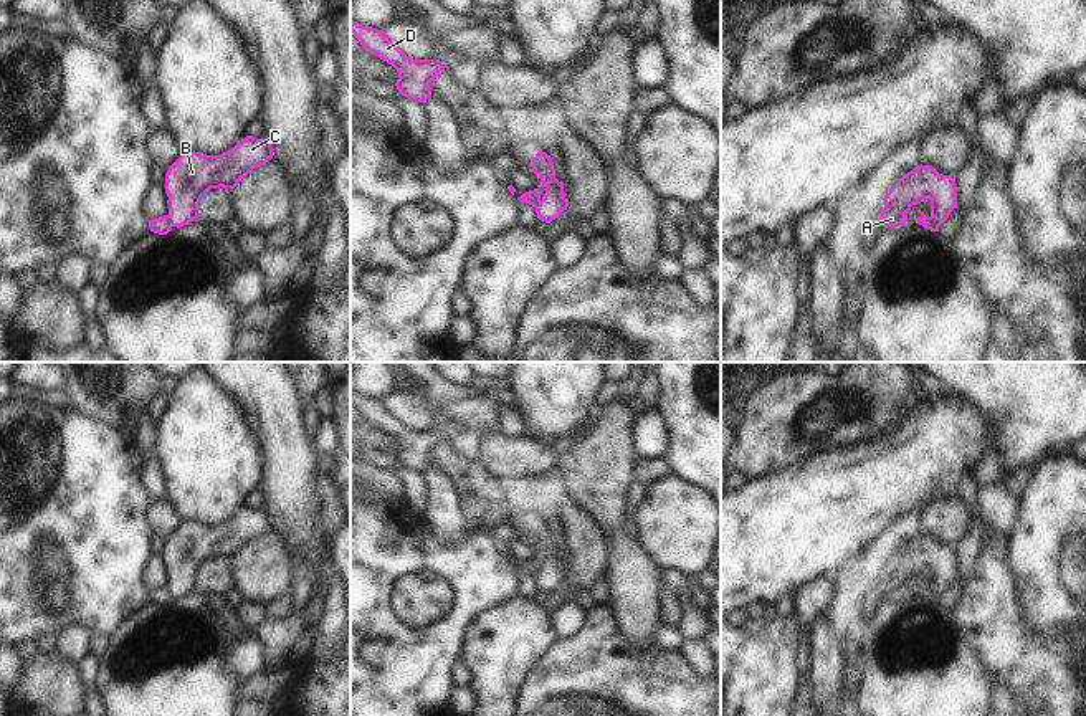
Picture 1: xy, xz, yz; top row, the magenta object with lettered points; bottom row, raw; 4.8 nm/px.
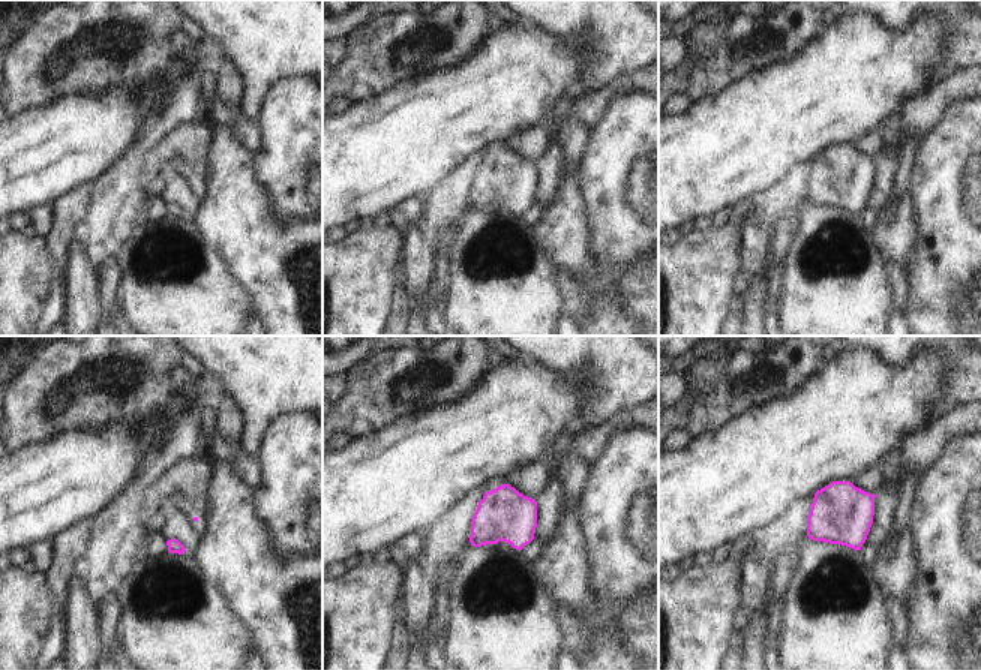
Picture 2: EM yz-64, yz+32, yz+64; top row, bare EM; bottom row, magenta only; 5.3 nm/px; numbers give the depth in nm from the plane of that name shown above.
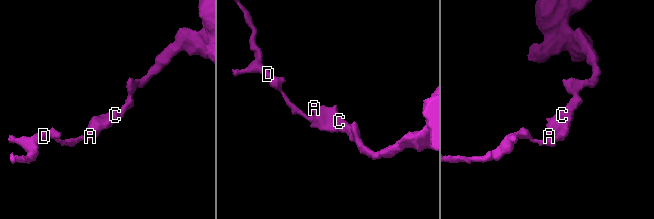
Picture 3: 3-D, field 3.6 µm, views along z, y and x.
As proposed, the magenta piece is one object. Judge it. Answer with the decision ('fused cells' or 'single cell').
fused cells

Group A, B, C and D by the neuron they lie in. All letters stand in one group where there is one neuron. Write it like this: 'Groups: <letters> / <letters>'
Groups: A B C / D

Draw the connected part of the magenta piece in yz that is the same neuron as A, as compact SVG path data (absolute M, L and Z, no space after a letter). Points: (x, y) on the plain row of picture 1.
M919 536L889 559L879 590L884 599L907 592L906 584L912 575L931 570L931 589L942 595L957 579L955 547L939 544L932 536Z

